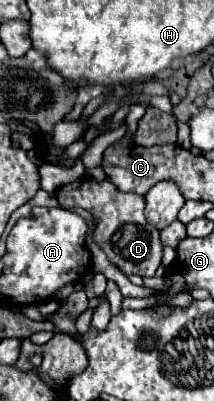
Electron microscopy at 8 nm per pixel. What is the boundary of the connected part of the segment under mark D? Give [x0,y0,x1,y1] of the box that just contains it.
[55,177,163,277]

